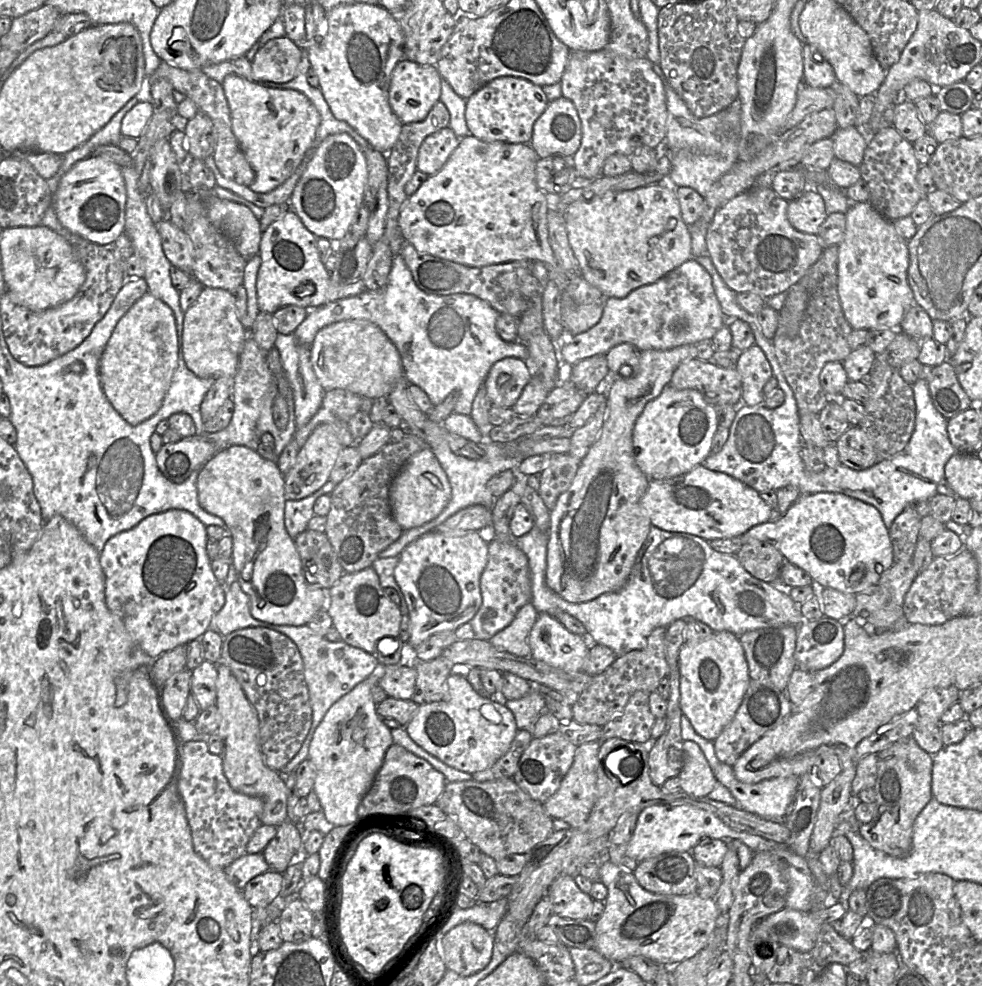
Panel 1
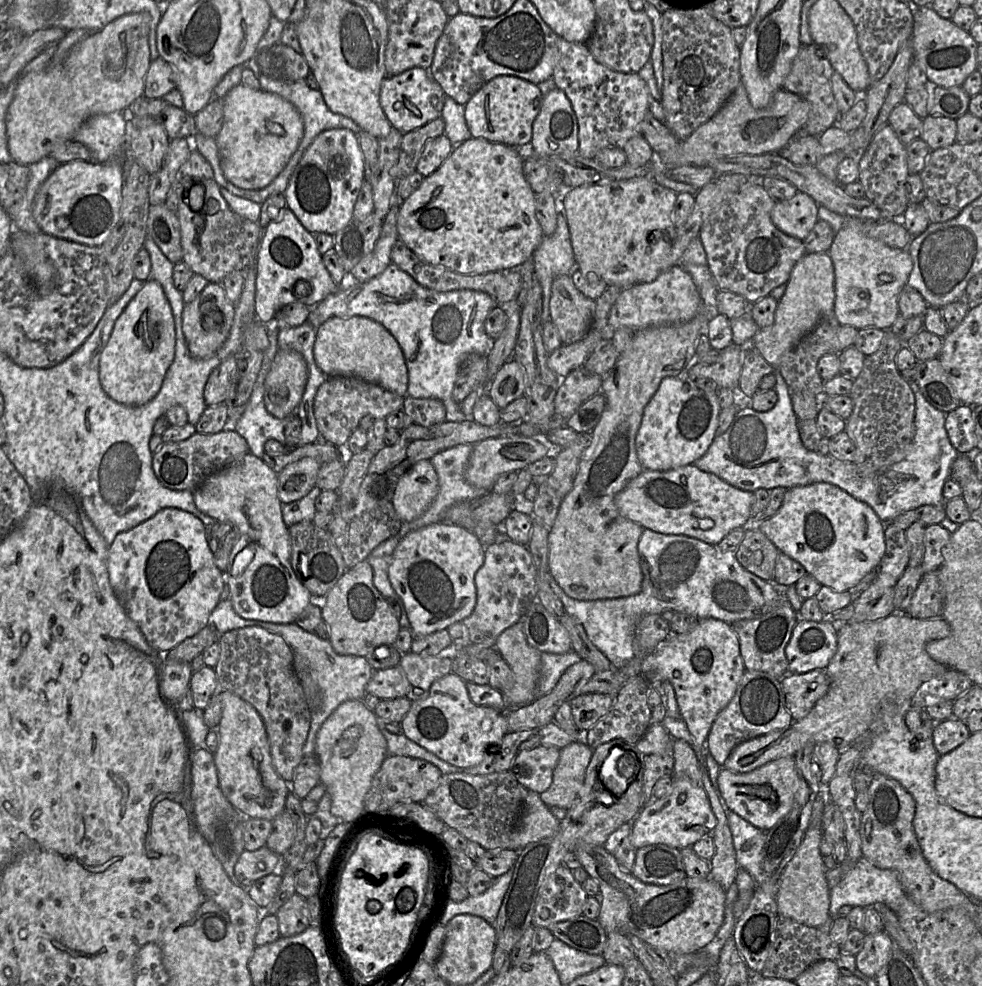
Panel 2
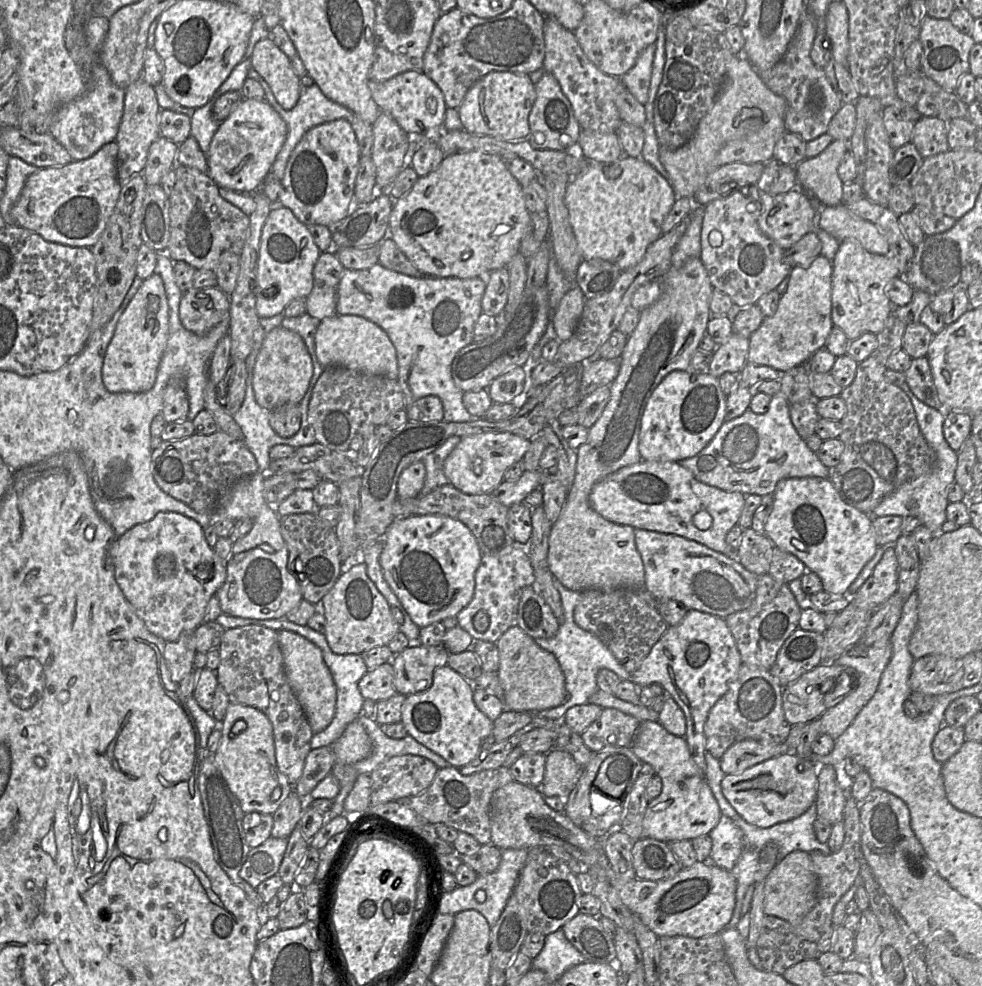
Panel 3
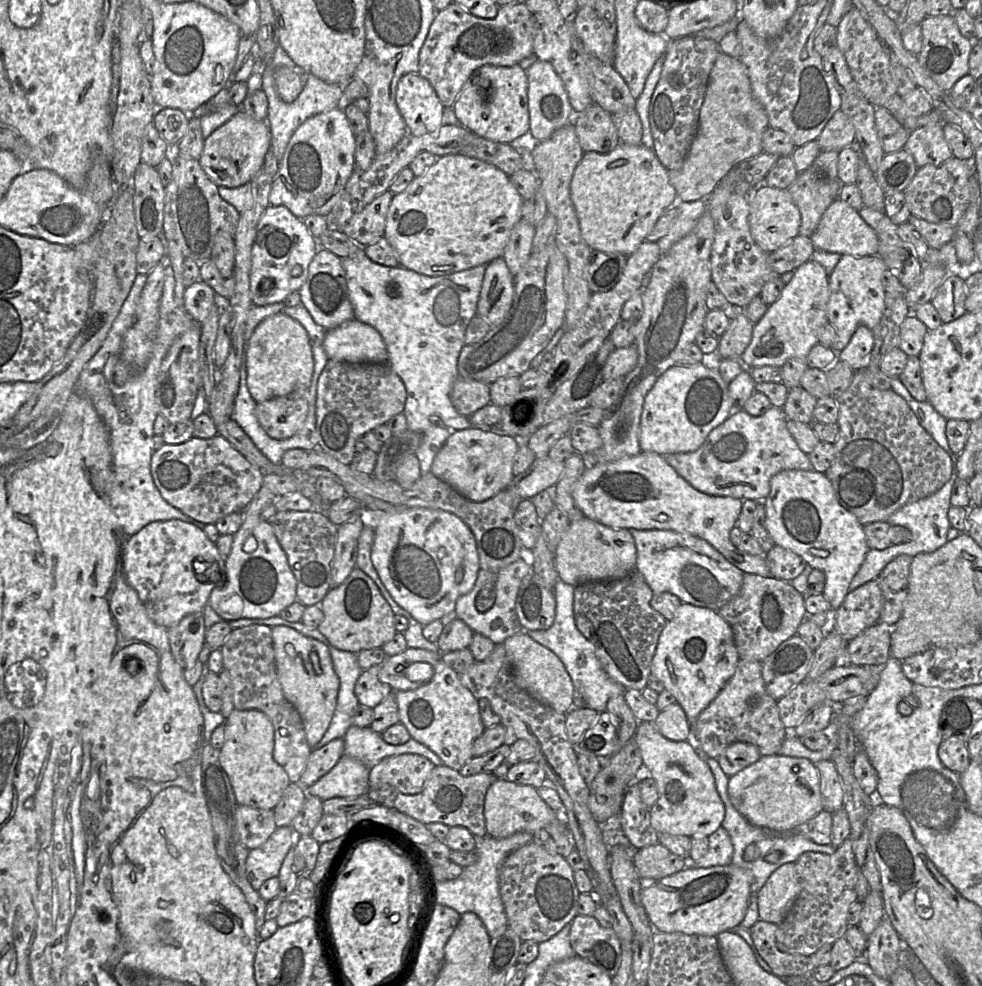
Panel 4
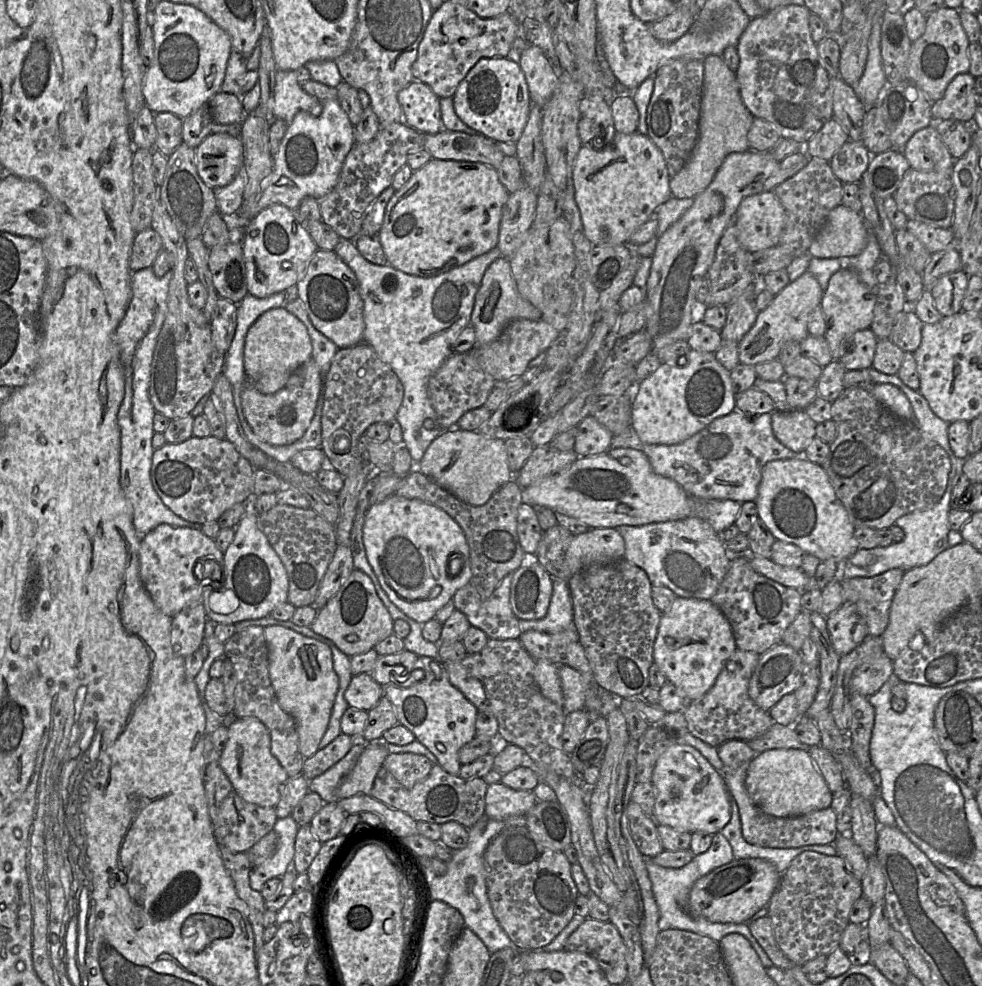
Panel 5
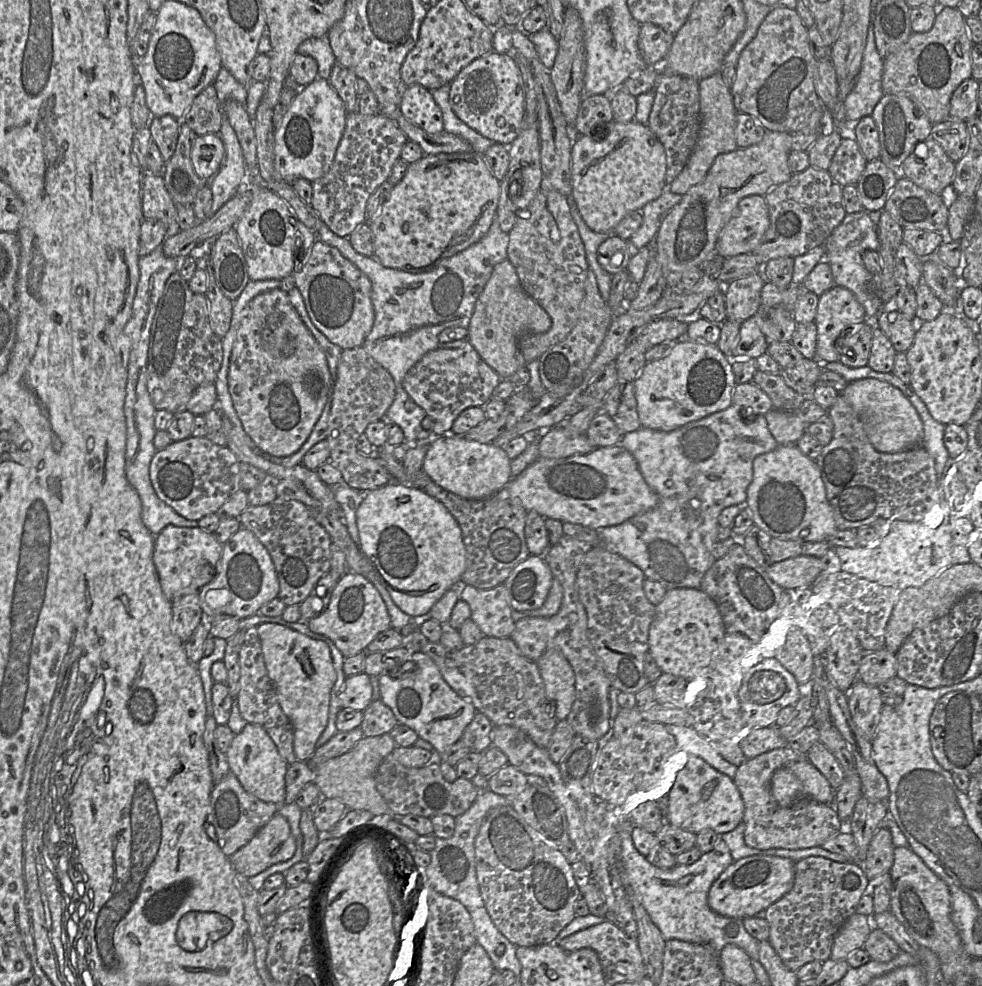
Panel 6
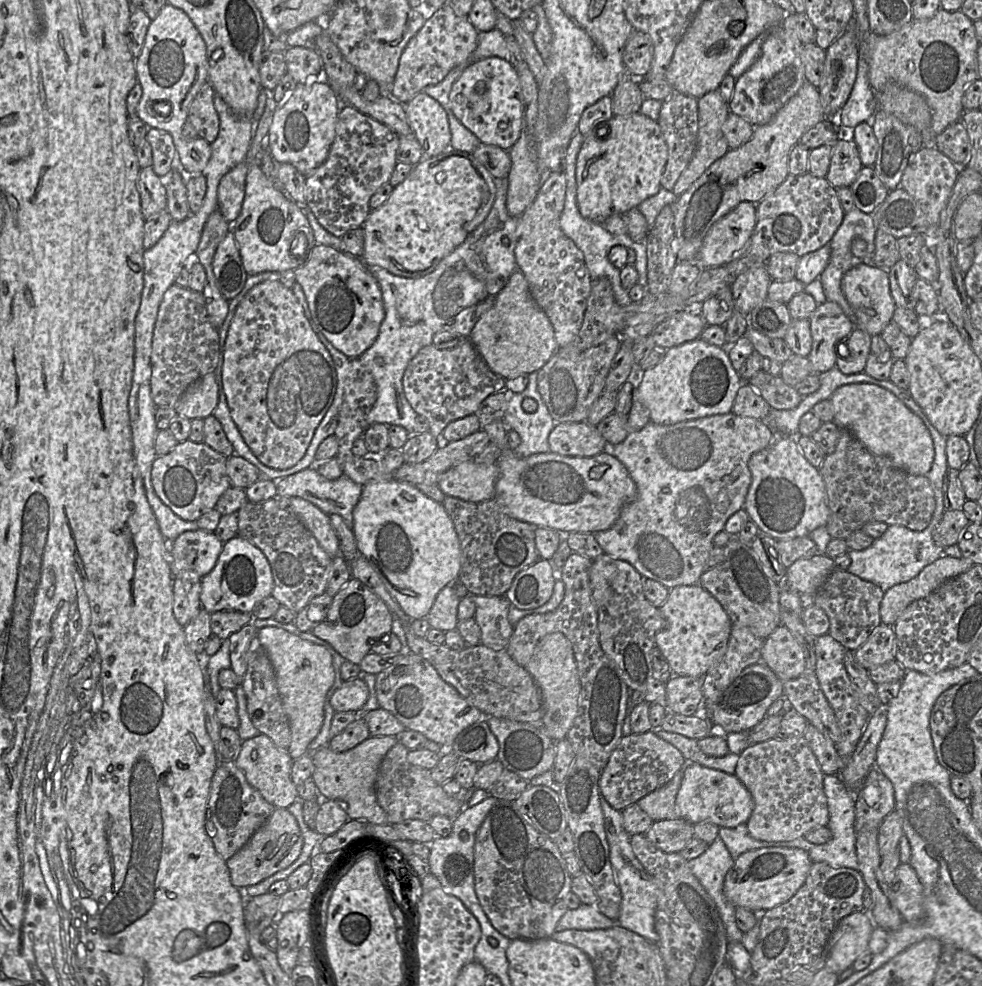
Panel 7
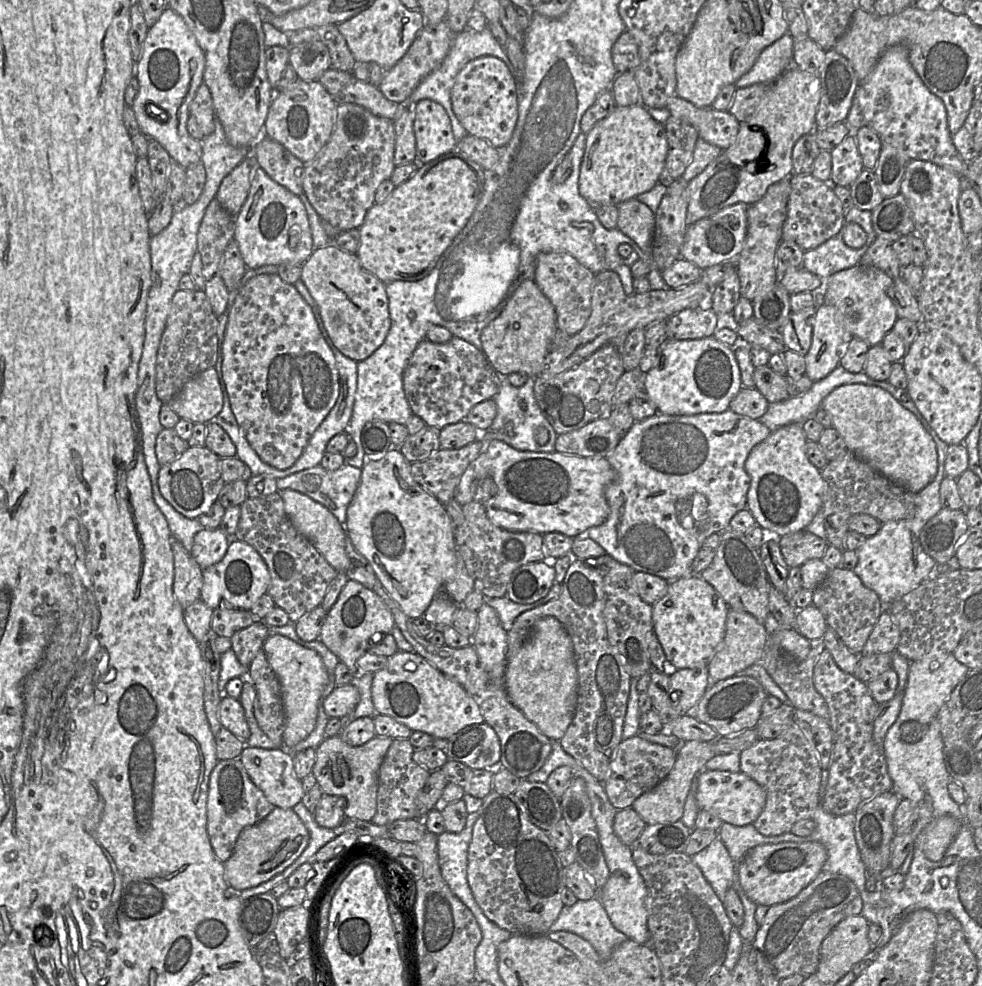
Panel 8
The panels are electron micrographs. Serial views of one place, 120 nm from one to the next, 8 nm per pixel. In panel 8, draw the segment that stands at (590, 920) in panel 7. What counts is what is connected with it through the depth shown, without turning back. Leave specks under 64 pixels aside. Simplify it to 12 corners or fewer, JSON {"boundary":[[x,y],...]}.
{"boundary":[[596,897],[565,906],[549,932],[587,940],[600,958],[629,939]]}

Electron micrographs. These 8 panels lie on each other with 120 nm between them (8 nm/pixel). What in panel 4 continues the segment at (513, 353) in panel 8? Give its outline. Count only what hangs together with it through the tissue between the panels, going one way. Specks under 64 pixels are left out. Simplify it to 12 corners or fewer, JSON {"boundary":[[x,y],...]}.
{"boundary":[[503,259],[488,263],[477,315],[492,327],[509,312],[514,277]]}

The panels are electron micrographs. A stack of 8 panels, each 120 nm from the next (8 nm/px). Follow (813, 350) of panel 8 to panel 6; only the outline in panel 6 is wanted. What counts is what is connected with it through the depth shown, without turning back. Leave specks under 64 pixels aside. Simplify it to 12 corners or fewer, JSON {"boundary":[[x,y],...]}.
{"boundary":[[847,288],[819,297],[816,361],[837,362],[836,340],[868,320]]}

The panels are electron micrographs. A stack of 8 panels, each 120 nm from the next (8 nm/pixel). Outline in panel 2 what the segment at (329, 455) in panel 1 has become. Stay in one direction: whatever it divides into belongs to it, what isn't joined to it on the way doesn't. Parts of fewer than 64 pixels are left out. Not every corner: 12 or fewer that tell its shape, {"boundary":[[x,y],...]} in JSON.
{"boundary":[[311,457],[278,473],[282,504],[316,486],[321,463]]}

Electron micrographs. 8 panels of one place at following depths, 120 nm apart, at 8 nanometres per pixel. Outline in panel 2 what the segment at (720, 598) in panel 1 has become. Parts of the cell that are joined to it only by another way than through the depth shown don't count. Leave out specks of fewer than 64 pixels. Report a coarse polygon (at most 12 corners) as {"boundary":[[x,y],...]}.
{"boundary":[[644,529],[638,594],[569,597],[565,612],[618,669],[647,614],[734,624],[780,592],[735,553]]}

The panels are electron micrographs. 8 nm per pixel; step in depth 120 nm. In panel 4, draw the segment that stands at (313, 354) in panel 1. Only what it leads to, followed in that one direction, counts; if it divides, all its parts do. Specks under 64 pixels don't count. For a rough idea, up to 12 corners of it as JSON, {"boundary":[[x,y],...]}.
{"boundary":[[355,318],[326,330],[329,360],[387,364],[379,332]]}

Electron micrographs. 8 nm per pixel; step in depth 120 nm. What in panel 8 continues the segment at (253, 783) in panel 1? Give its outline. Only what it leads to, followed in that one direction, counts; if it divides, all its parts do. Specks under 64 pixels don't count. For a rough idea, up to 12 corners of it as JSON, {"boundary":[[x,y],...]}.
{"boundary":[[245,745],[239,758],[275,807],[292,809],[304,790],[293,754]]}

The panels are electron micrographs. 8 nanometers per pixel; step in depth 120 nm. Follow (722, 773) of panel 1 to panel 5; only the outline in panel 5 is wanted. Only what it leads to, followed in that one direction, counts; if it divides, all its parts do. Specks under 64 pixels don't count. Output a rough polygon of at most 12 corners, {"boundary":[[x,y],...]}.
{"boundary":[[757,753],[745,786],[777,818],[826,809],[832,792],[809,753]]}

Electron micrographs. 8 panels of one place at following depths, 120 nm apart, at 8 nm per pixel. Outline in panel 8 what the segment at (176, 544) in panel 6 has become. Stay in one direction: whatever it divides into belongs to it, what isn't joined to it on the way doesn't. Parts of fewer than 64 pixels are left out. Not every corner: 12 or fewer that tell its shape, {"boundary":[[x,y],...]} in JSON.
{"boundary":[[219,528],[194,537],[192,557],[202,569],[218,563],[232,537]]}

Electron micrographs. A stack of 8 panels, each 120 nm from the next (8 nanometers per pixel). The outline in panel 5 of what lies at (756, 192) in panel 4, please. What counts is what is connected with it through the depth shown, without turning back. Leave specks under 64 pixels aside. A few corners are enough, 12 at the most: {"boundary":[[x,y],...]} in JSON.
{"boundary":[[773,191],[745,197],[737,238],[750,253],[779,244],[786,212]]}

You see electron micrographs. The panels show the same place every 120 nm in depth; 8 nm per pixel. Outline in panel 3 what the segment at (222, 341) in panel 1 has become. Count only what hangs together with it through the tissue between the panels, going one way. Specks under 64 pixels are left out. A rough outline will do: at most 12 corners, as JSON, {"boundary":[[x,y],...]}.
{"boundary":[[218,287],[190,288],[179,306],[185,329],[204,335],[229,316]]}

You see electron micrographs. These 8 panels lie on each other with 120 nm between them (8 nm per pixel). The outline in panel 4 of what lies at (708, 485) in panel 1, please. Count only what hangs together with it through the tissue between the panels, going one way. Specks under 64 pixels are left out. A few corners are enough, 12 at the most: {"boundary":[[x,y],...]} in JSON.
{"boundary":[[654,452],[589,465],[574,487],[605,526],[688,533],[744,573],[744,501],[698,491]]}

